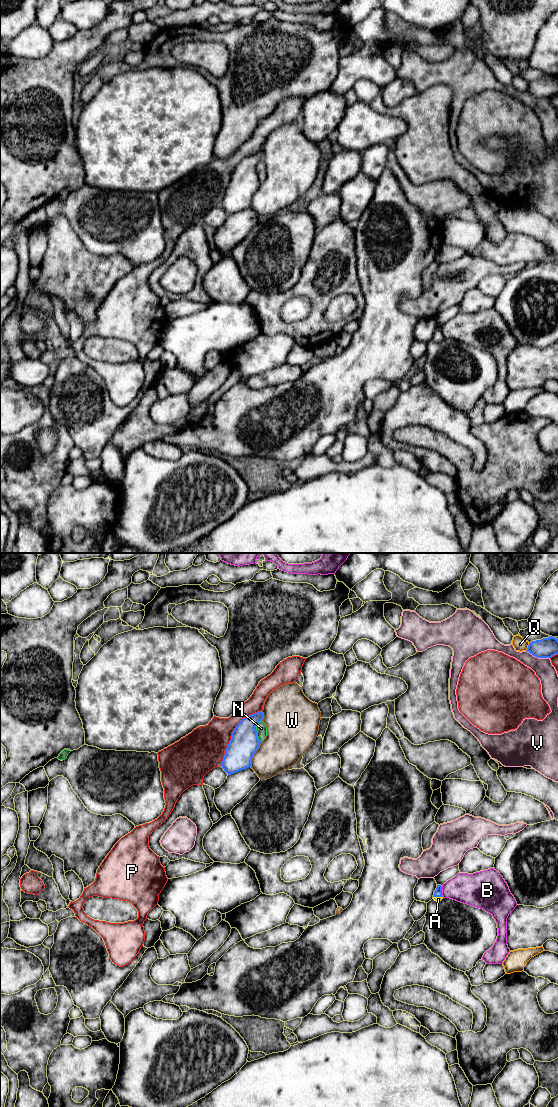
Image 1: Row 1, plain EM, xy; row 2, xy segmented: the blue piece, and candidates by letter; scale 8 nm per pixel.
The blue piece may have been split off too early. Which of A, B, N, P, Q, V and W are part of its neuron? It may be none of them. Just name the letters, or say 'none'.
A

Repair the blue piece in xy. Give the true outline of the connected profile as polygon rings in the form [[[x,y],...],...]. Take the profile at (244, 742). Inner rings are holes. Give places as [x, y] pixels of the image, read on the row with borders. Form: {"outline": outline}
{"outline": [[[262,711],[249,715],[243,718],[232,732],[221,765],[228,775],[251,767],[252,758],[261,743],[256,726],[262,719]]]}

